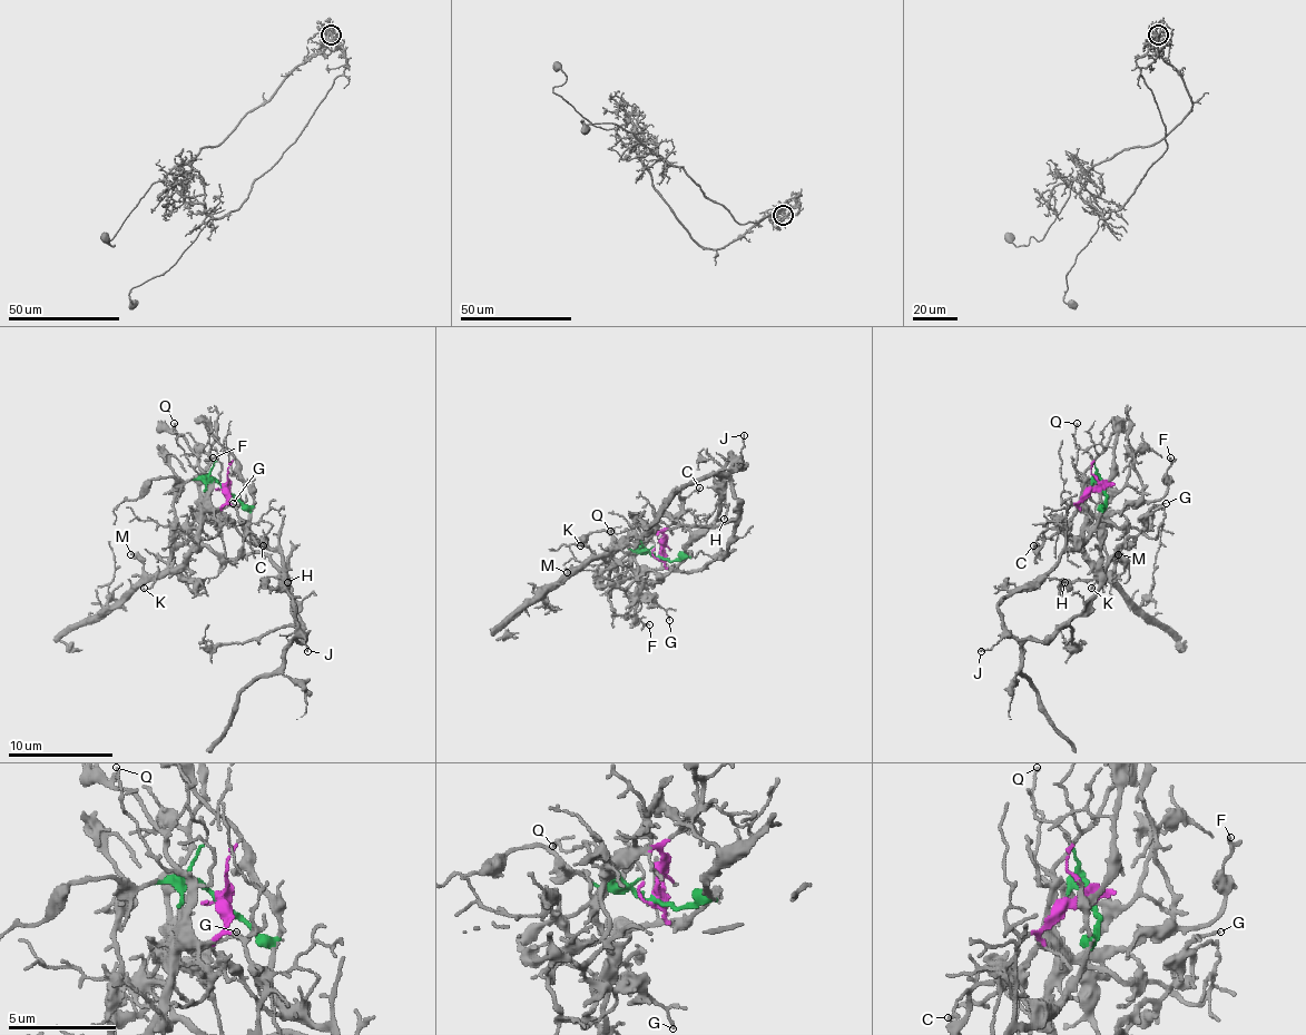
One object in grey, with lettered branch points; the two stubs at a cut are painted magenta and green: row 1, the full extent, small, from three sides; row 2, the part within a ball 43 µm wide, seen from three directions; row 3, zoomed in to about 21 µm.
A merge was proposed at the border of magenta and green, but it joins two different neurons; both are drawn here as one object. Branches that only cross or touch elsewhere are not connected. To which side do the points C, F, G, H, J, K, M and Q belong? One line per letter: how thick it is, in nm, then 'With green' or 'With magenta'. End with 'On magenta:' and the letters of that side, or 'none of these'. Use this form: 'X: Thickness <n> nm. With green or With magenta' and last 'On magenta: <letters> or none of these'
C: Thickness 160 nm. With magenta
F: Thickness 130 nm. With magenta
G: Thickness 70 nm. With green
H: Thickness 110 nm. With green
J: Thickness 110 nm. With green
K: Thickness 120 nm. With magenta
M: Thickness 320 nm. With magenta
Q: Thickness 110 nm. With magenta
On magenta: C, F, K, M, Q

